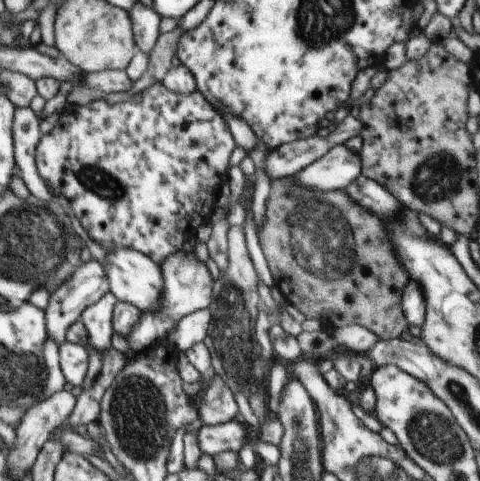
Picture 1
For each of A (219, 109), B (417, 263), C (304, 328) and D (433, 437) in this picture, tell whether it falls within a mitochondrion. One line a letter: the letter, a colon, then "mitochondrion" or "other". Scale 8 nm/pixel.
A: other
B: other
C: other
D: mitochondrion

